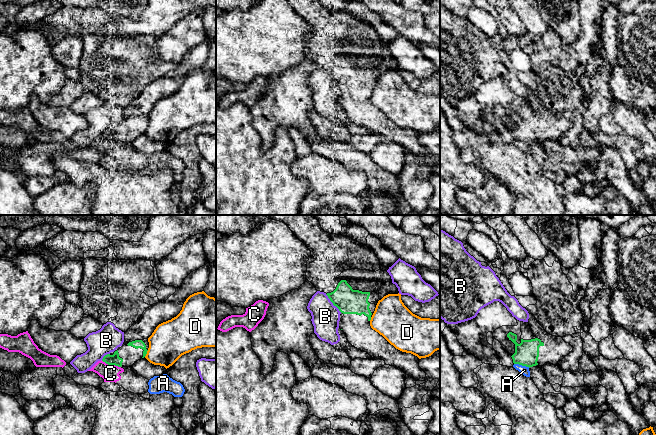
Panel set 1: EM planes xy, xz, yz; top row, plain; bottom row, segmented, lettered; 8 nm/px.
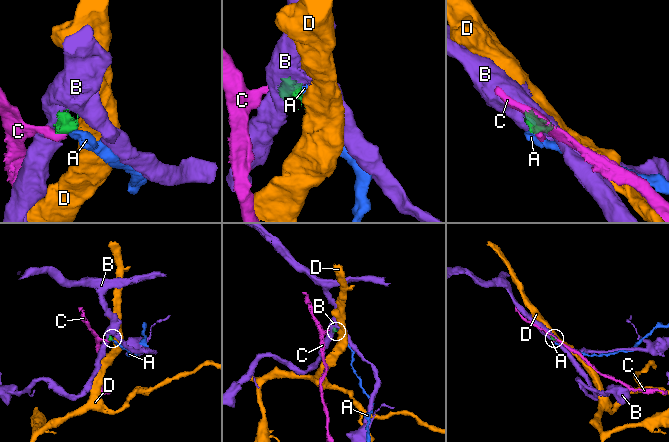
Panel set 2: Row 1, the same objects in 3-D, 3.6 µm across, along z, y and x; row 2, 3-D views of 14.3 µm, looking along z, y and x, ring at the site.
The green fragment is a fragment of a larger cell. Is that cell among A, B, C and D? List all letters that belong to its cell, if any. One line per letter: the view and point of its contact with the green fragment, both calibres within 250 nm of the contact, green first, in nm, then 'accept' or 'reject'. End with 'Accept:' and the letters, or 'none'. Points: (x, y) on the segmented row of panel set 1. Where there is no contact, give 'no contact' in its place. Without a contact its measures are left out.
A: meets green in yz at (522, 365); 190 nm thick on the green side, 70 nm on the other; reject
B: meets green in xz at (332, 302); 200 nm thick on the green side, 220 nm on the other; reject
C: meets green in xy at (111, 364); 90 nm thick on the green side, 140 nm on the other; reject
D: meets green in xy at (146, 353); 70 nm thick on the green side, 300 nm on the other; reject
Accept: none

